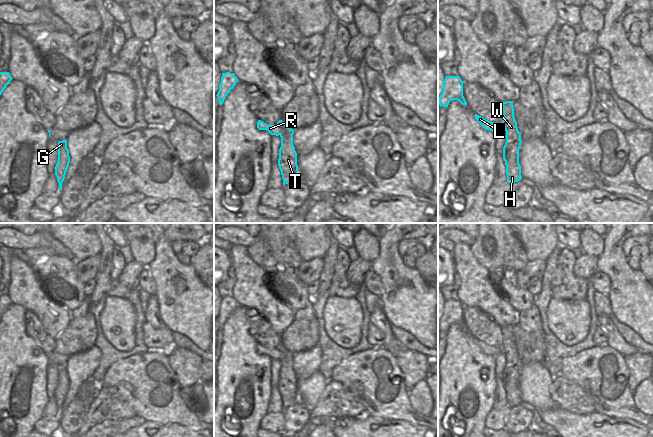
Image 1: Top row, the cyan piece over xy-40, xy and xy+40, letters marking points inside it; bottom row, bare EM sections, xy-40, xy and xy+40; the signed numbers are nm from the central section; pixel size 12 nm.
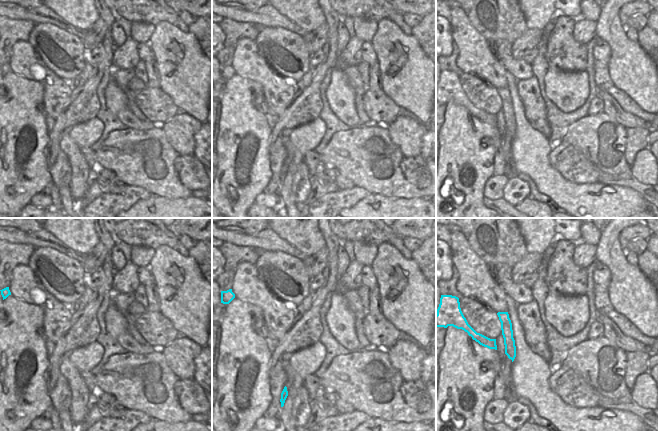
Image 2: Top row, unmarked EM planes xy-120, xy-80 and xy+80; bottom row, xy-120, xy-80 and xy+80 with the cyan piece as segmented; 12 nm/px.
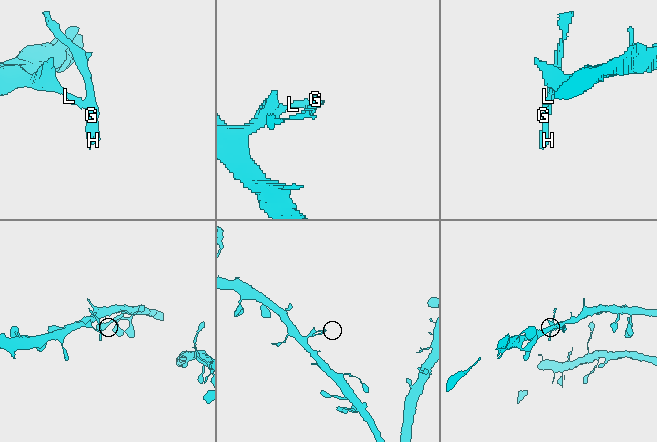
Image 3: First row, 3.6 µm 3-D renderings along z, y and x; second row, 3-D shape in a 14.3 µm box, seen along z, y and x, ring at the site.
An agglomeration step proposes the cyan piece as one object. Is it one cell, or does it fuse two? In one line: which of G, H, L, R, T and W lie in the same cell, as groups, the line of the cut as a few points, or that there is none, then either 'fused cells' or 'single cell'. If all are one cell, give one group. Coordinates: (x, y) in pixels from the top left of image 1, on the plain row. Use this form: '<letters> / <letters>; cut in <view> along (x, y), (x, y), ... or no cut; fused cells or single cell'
G H T W / L R; cut in xy along (277, 348), (280, 352), (280, 358); fused cells

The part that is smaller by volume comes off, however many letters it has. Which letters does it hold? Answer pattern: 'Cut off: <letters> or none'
Cut off: G, H, T, W

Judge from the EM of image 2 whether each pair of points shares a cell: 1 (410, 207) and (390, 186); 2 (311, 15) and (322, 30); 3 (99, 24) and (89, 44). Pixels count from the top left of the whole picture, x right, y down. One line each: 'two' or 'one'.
1: two
2: two
3: one

